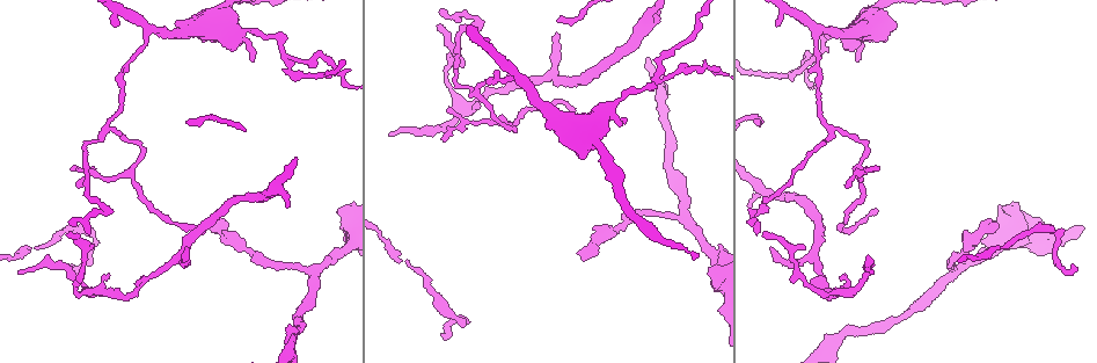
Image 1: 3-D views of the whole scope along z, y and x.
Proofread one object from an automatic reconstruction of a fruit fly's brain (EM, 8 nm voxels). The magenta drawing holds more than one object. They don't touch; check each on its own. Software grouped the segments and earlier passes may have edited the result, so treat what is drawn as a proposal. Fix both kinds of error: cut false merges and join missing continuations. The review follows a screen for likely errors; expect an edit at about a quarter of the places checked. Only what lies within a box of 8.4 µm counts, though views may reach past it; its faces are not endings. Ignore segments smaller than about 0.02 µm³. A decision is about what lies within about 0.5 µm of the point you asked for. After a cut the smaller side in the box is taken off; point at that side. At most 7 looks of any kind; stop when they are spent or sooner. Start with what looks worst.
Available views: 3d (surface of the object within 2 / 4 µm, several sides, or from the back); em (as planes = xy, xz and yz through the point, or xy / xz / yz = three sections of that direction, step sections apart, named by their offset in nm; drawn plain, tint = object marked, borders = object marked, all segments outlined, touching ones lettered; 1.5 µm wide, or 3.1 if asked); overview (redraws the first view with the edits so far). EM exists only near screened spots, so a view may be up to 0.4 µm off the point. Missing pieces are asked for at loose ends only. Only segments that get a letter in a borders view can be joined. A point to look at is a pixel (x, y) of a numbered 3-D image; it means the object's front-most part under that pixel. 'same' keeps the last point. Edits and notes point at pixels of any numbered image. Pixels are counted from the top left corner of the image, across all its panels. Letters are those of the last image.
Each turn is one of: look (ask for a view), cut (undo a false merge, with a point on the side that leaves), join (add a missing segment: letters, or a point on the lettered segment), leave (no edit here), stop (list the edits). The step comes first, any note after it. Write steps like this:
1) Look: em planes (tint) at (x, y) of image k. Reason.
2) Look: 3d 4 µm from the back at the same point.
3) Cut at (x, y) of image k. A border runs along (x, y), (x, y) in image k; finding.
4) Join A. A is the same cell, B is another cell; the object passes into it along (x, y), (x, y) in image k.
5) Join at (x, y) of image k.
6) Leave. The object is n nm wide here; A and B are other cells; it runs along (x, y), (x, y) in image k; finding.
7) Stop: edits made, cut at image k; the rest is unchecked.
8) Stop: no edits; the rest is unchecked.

Look: 3d 2 µm from the back at (994, 226) of image 1. Free end.

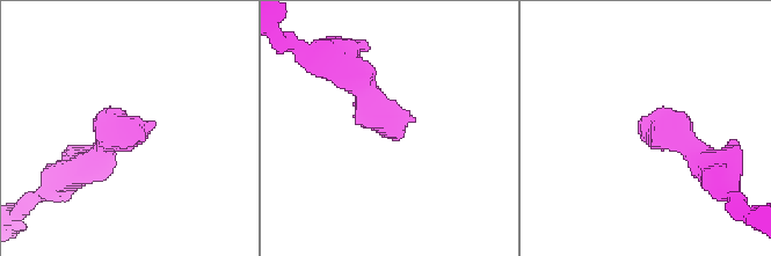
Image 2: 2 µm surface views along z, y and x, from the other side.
Look: em planes (borders) at (656, 121) of image 2. Need the tissue.

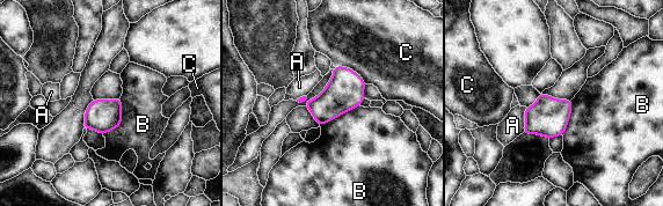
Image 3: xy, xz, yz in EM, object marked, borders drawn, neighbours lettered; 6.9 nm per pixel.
Leave. The object is 220 nm wide here; A, B and C are other cells; a border runs along (121, 97), (122, 123), (103, 134) in image 3; none of them fits.

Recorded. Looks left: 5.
Look: 3d 2 µm at (873, 213) of image 1. Tapers out.

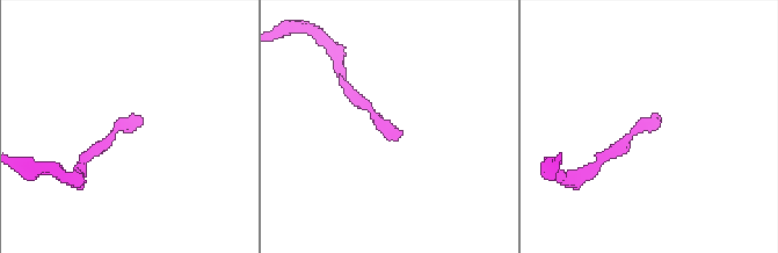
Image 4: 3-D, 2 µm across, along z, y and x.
Look: em planes (tint) at (401, 132) of image 4.

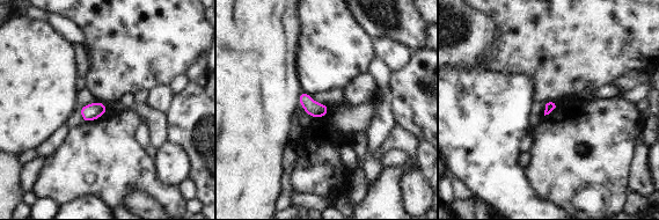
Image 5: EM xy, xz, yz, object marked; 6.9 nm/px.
Look: em planes (borders) at the same point. See the neighbours.

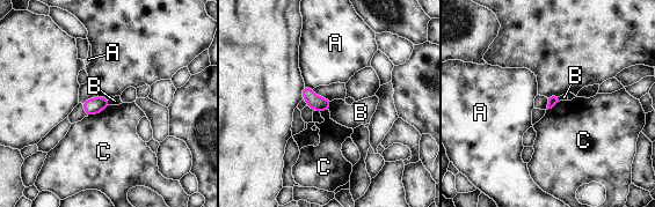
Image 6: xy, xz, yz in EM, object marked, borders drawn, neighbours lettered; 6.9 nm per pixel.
Leave. The longest contact is with C, 180 nm; A, B and C are other cells; none of them fits.

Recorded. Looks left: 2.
Look: 3d 4 µm at (626, 94) of image 1. Sudden change in width.

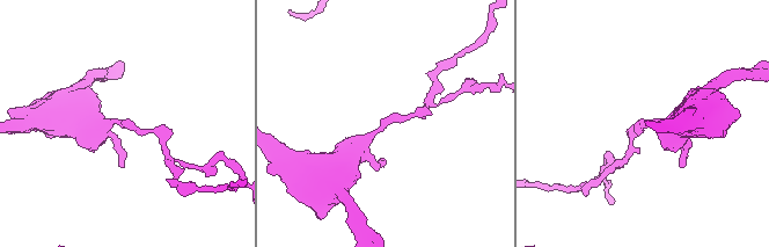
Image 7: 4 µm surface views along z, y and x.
Look: em planes (borders) at (120, 125) of image 7. Need the tissue.

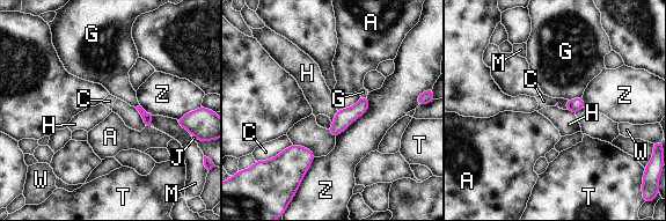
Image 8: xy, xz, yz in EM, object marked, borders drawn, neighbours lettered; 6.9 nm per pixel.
Leave. A, C, G, H, J, M, T, W and Z are other cells; a border runs along (292, 144), (270, 159), (258, 161) in image 8; one cell here.

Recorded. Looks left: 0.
Stop: no edits; the rest is unchecked.

